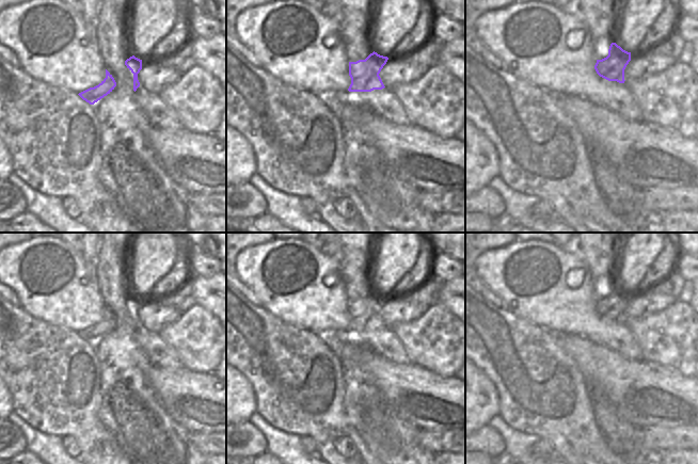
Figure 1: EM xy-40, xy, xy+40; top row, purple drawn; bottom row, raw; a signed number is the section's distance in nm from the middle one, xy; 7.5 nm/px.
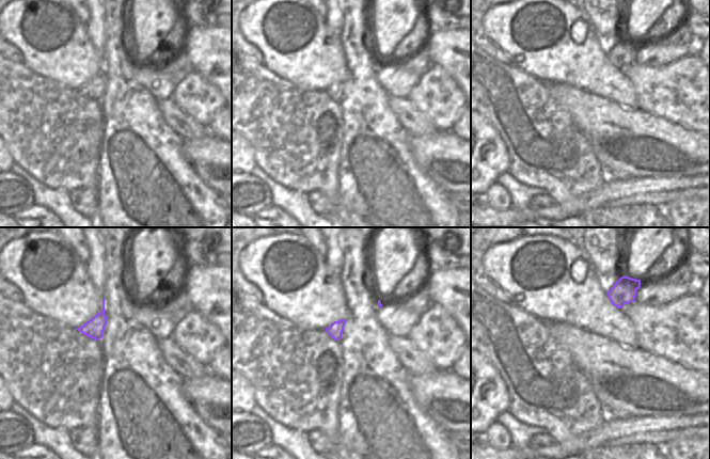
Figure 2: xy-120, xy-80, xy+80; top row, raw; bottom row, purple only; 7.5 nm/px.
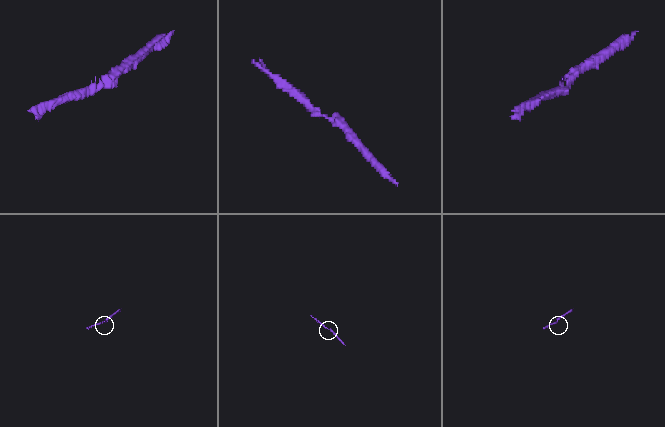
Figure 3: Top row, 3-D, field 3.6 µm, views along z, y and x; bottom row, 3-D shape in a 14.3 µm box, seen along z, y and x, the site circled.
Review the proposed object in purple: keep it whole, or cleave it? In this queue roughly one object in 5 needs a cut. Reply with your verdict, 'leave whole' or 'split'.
leave whole

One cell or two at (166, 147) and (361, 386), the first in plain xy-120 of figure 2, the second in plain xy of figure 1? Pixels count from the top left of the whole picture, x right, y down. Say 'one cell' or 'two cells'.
one cell

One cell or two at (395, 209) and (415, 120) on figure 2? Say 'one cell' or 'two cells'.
two cells

